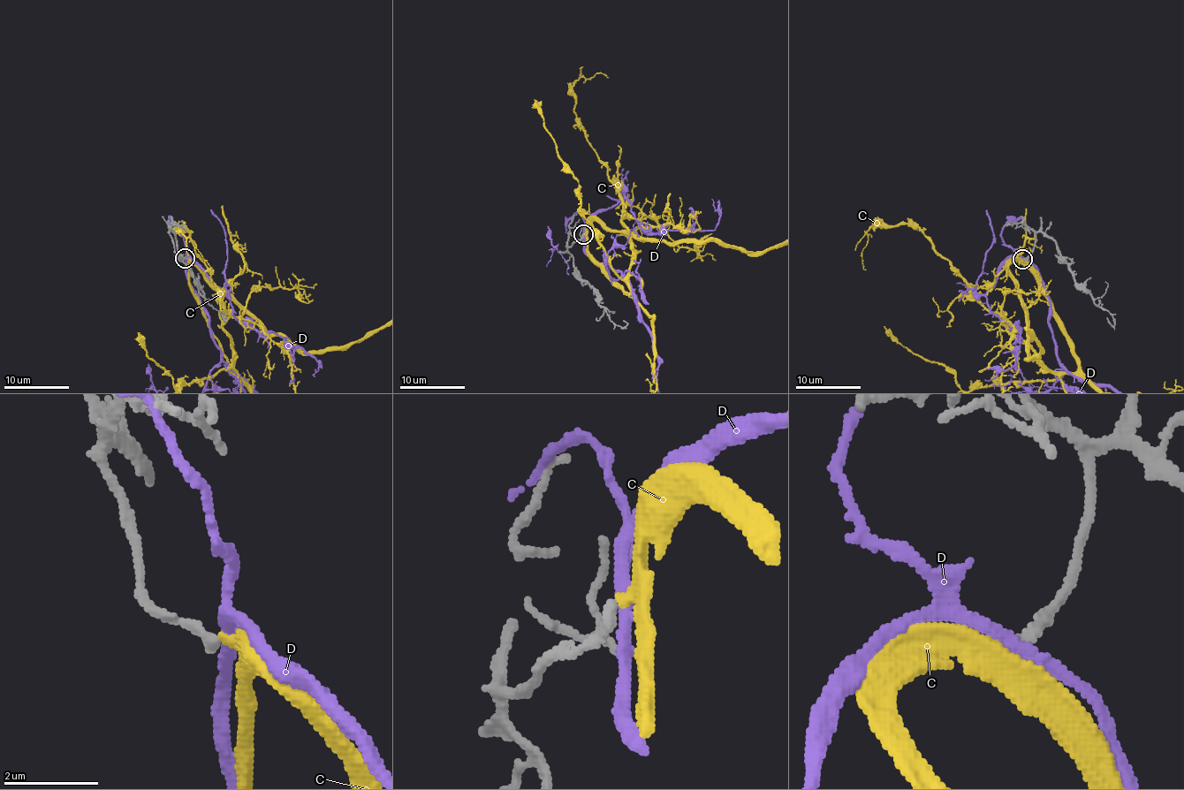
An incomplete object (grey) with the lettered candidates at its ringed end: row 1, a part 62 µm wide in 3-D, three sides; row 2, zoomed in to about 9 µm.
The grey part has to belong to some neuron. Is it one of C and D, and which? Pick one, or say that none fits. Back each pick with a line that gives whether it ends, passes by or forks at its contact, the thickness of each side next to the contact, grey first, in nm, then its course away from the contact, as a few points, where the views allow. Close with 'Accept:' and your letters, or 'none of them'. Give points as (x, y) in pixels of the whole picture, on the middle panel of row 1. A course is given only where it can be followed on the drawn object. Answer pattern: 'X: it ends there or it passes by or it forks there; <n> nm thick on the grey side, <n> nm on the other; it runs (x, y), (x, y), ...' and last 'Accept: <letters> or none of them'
C: it passes by; 260 nm thick on the grey side, 320 nm on the other
Accept: C

